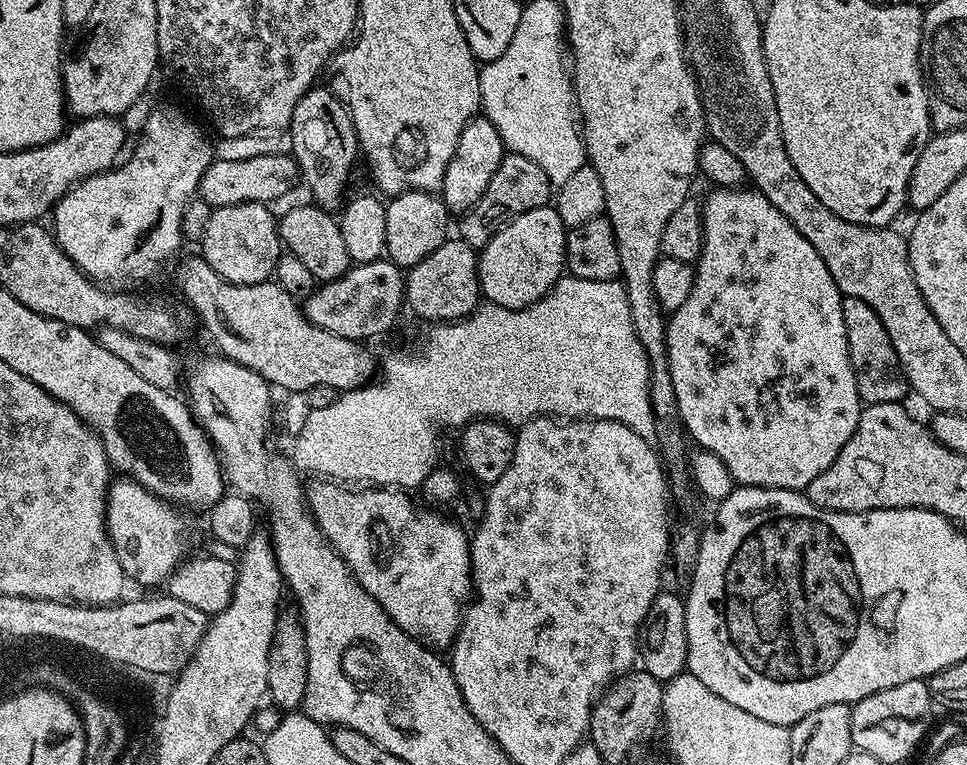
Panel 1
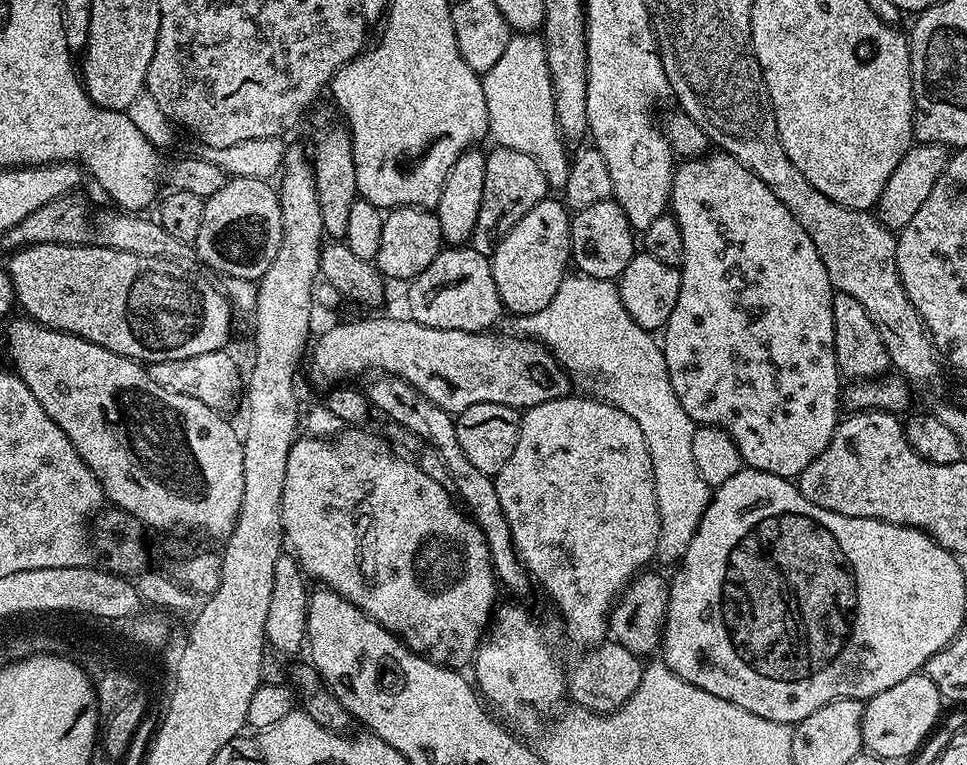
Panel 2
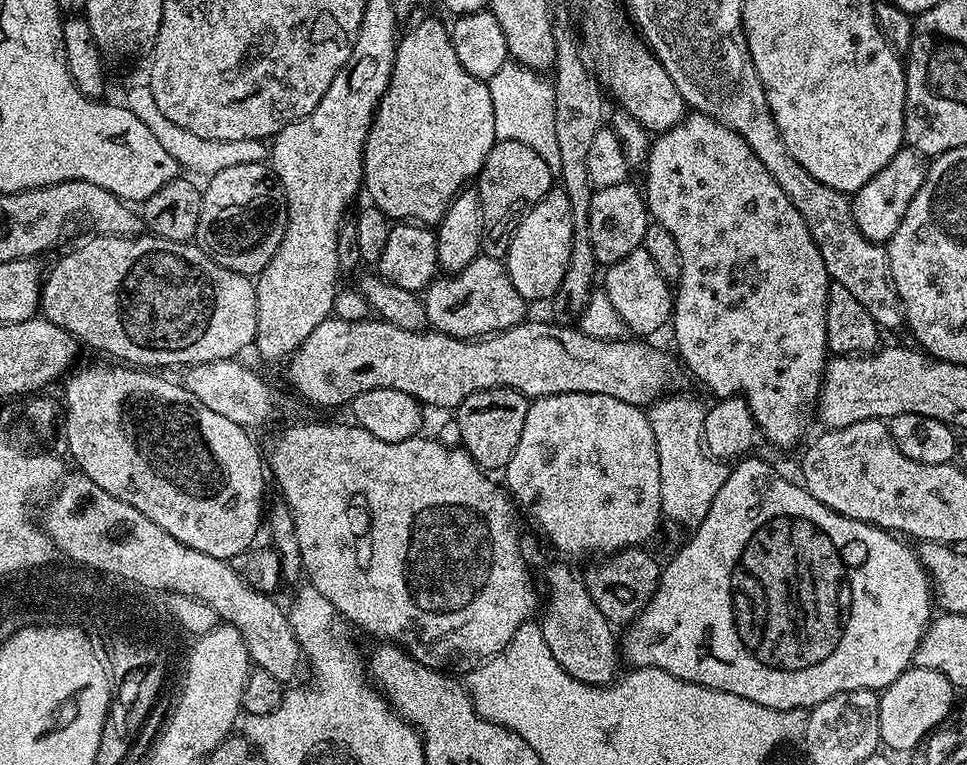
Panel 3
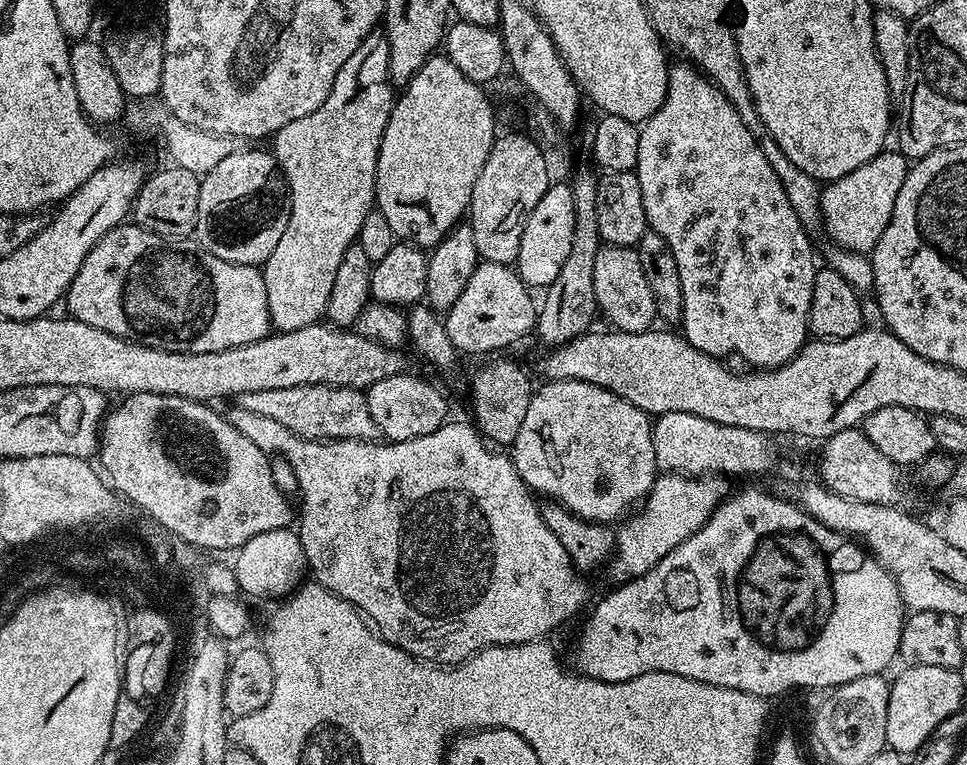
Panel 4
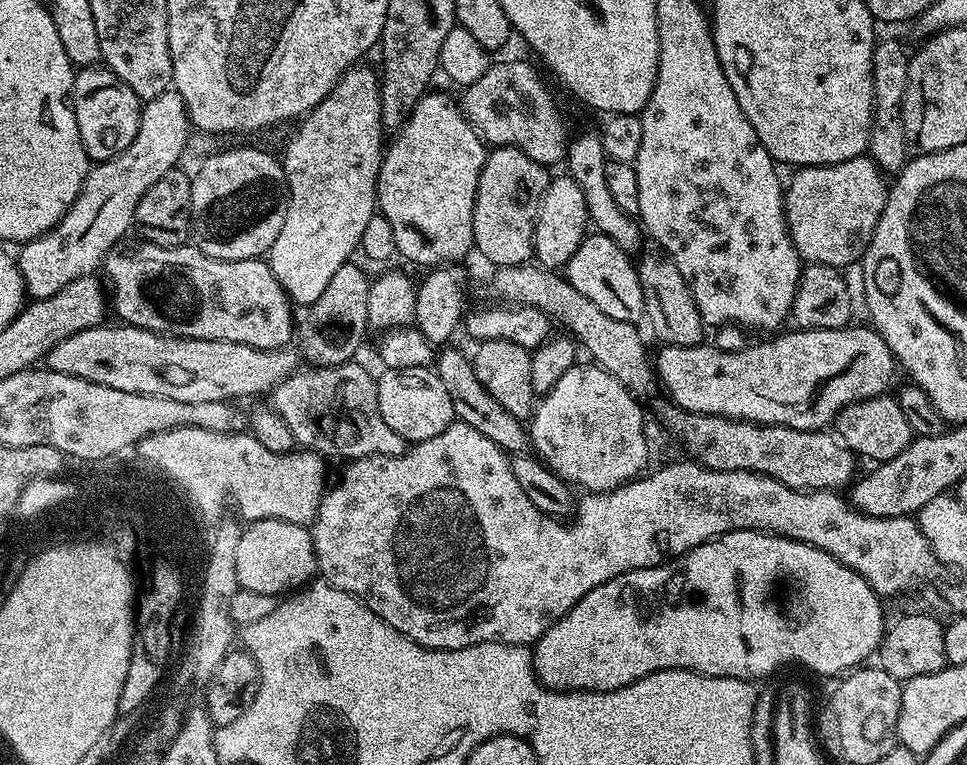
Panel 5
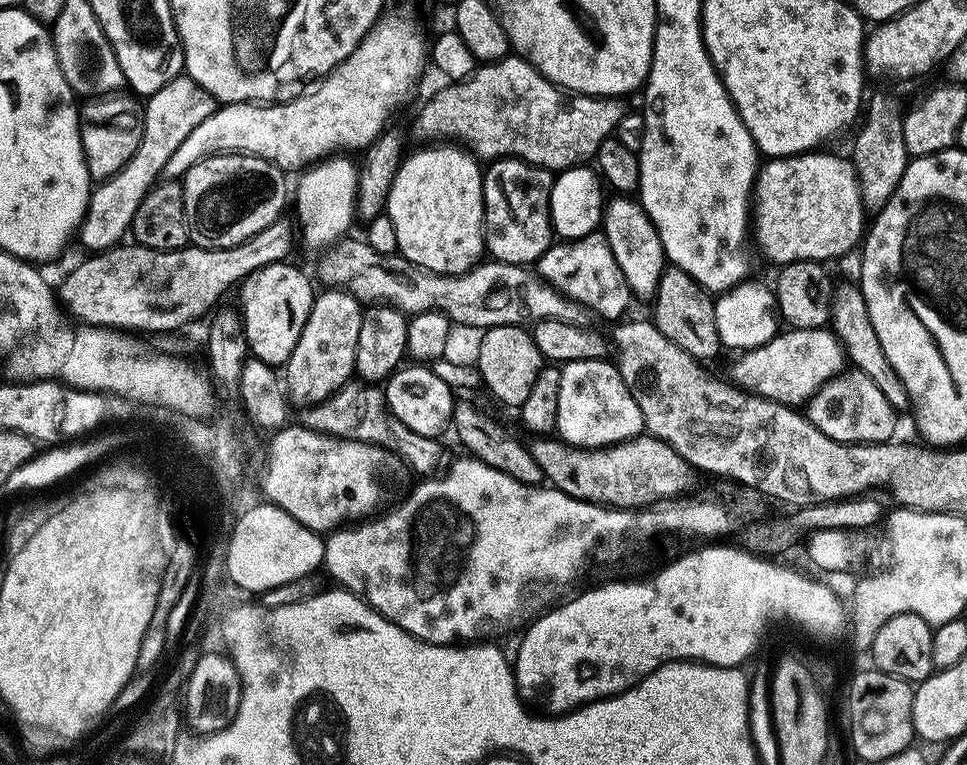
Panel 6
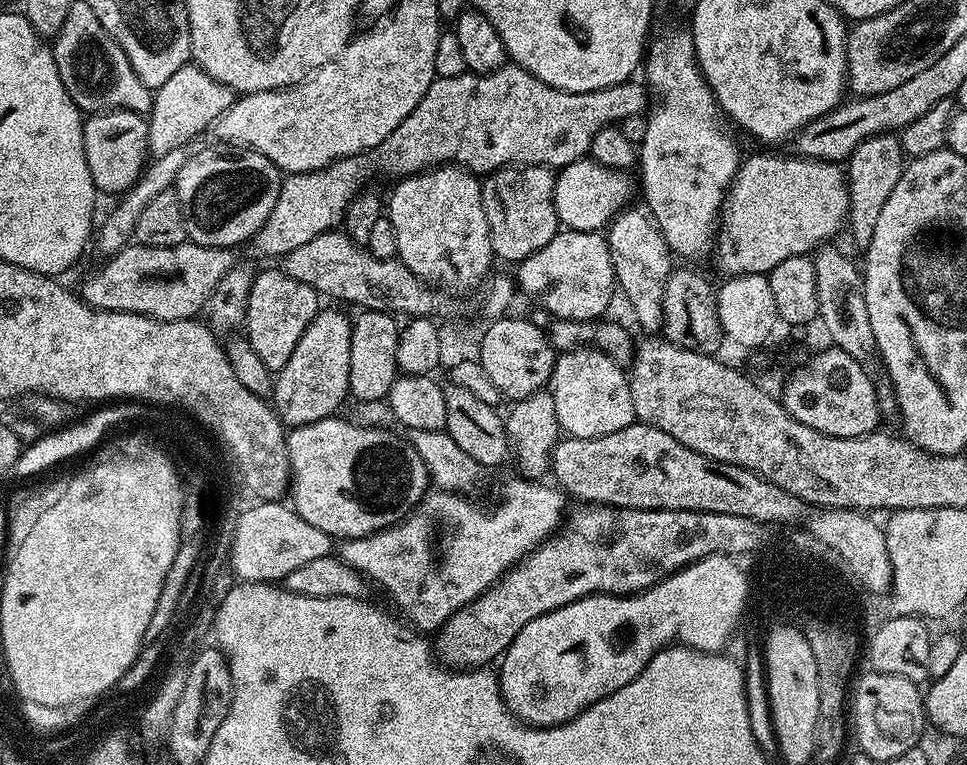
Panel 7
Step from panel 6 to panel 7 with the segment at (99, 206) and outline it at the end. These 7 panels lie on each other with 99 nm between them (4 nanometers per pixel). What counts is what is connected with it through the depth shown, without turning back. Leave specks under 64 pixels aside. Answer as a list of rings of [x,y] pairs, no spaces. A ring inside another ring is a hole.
[[[194,62],[183,64],[162,86],[155,89],[152,110],[147,113],[148,150],[153,157],[170,154],[170,150],[185,147],[199,132],[213,127],[216,119],[232,104],[234,93],[222,82],[210,78]]]

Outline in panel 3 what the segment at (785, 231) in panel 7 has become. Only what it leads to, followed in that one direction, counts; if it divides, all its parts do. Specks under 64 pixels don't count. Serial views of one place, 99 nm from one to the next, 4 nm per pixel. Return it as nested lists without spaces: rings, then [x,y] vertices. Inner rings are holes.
[[[901,146],[898,154],[894,154],[894,158],[890,158],[890,162],[886,162],[886,166],[882,166],[882,170],[878,170],[878,174],[866,182],[866,186],[855,192],[850,200],[852,217],[865,238],[875,244],[887,245],[894,230],[898,230],[902,218],[906,218],[906,206],[910,206],[914,194],[918,194],[918,186],[922,186],[925,171],[925,157],[910,147]]]

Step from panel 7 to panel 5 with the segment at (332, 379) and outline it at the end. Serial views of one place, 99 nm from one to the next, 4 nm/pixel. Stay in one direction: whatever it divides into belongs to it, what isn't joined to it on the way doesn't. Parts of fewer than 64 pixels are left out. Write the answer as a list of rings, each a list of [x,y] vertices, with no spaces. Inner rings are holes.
[[[354,262],[338,268],[321,297],[309,307],[308,326],[304,336],[304,354],[309,363],[321,367],[336,367],[351,361],[368,334],[367,295],[369,276]]]

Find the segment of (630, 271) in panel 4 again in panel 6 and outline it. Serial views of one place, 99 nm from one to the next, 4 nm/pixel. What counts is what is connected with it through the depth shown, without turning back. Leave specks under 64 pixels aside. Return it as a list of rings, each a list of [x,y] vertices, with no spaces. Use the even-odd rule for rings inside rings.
[[[603,231],[591,232],[589,236],[577,240],[553,243],[540,255],[534,268],[545,282],[553,284],[563,296],[569,296],[576,303],[583,304],[589,313],[597,312],[611,322],[619,321],[625,315],[623,312],[627,310],[628,303],[633,303],[633,294]]]

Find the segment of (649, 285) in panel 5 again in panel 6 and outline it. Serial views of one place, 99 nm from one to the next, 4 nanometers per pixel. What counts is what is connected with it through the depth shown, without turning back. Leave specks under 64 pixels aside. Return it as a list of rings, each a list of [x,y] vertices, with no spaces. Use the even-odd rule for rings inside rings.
[[[665,267],[660,275],[660,281],[656,286],[656,295],[651,301],[652,313],[650,319],[674,346],[686,350],[686,354],[693,356],[695,360],[707,362],[722,352],[721,342],[718,336],[718,328],[715,326],[714,300],[709,293],[700,287],[690,274],[686,274],[680,268]]]

